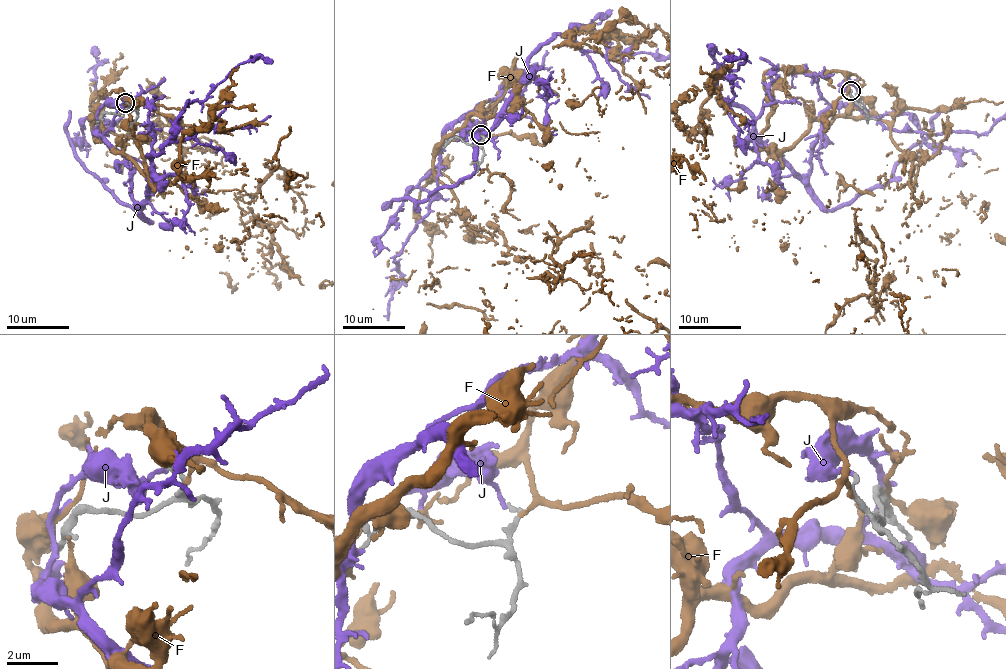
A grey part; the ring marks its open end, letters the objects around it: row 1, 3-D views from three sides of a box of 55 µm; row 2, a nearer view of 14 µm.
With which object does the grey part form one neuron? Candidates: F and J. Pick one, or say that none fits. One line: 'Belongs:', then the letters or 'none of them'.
Belongs: none of them

